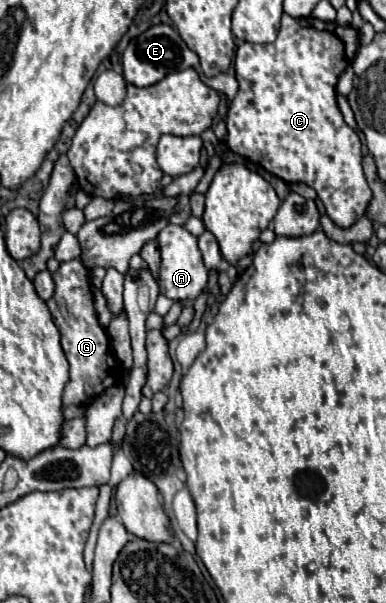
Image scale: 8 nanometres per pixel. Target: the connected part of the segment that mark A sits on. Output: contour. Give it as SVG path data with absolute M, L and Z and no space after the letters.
M168 225L158 239L160 251L162 251L162 265L160 265L160 291L174 299L196 299L206 283L208 283L208 269L204 267L202 253L198 249L198 239L188 233L182 225Z

